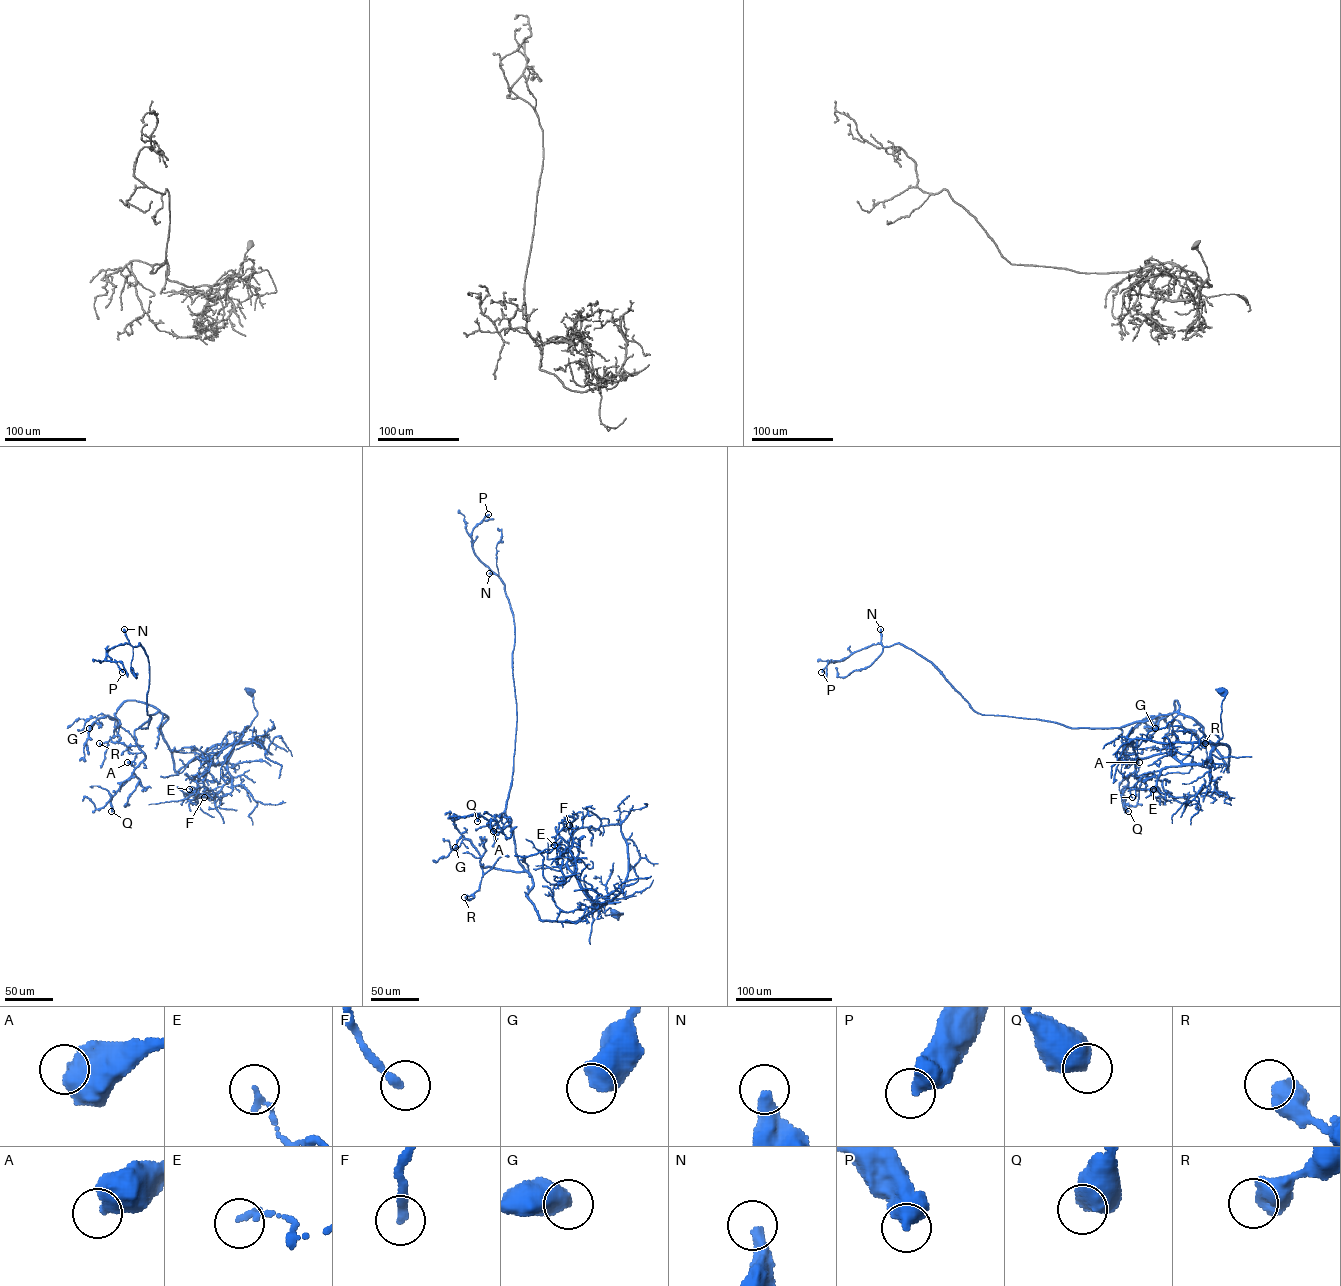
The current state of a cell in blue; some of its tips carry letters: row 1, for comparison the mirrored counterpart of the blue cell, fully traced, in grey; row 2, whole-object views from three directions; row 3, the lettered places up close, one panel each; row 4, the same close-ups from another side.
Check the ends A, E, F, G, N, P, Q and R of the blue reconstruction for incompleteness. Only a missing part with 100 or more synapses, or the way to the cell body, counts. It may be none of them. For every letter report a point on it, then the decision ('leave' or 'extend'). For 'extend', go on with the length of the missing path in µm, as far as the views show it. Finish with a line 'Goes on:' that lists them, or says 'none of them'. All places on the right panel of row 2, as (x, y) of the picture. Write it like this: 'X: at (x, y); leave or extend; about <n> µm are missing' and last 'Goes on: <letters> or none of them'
A: at (1139, 762); leave
E: at (1153, 789); leave
F: at (1132, 797); leave
G: at (1155, 728); leave
N: at (880, 629); extend; about 140 µm are missing
P: at (821, 672); leave
Q: at (1128, 811); leave
R: at (1205, 743); leave
Goes on: N

